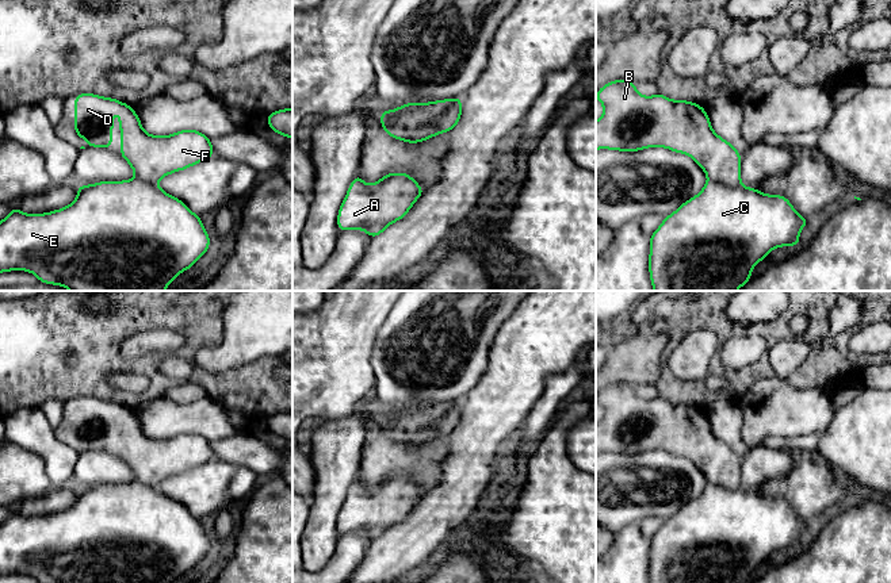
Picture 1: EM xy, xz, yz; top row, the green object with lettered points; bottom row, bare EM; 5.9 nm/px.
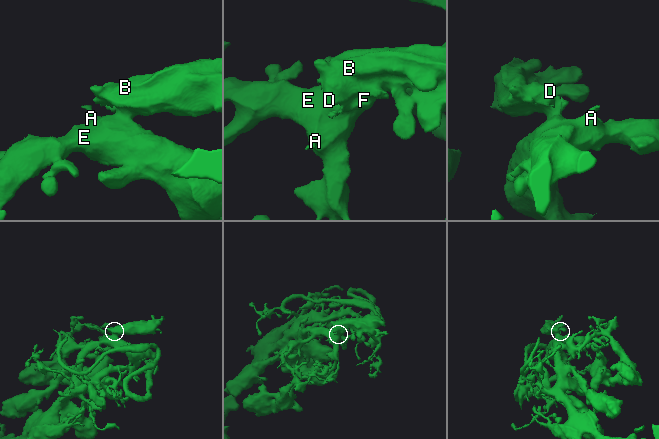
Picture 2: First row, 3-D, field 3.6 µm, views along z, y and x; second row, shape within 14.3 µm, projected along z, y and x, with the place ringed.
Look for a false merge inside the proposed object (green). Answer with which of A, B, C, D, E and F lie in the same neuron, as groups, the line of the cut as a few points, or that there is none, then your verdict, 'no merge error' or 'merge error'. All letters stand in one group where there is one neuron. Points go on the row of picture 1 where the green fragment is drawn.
A C E / B D F; cut in xz along (454, 99), (438, 122), (443, 131); merge error

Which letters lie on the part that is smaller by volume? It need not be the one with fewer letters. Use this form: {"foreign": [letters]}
{"foreign": ["B", "D", "F"]}

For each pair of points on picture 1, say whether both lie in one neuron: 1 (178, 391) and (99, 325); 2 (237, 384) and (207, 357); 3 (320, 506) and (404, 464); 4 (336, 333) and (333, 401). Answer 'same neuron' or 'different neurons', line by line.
1: different neurons
2: different neurons
3: different neurons
4: same neuron

